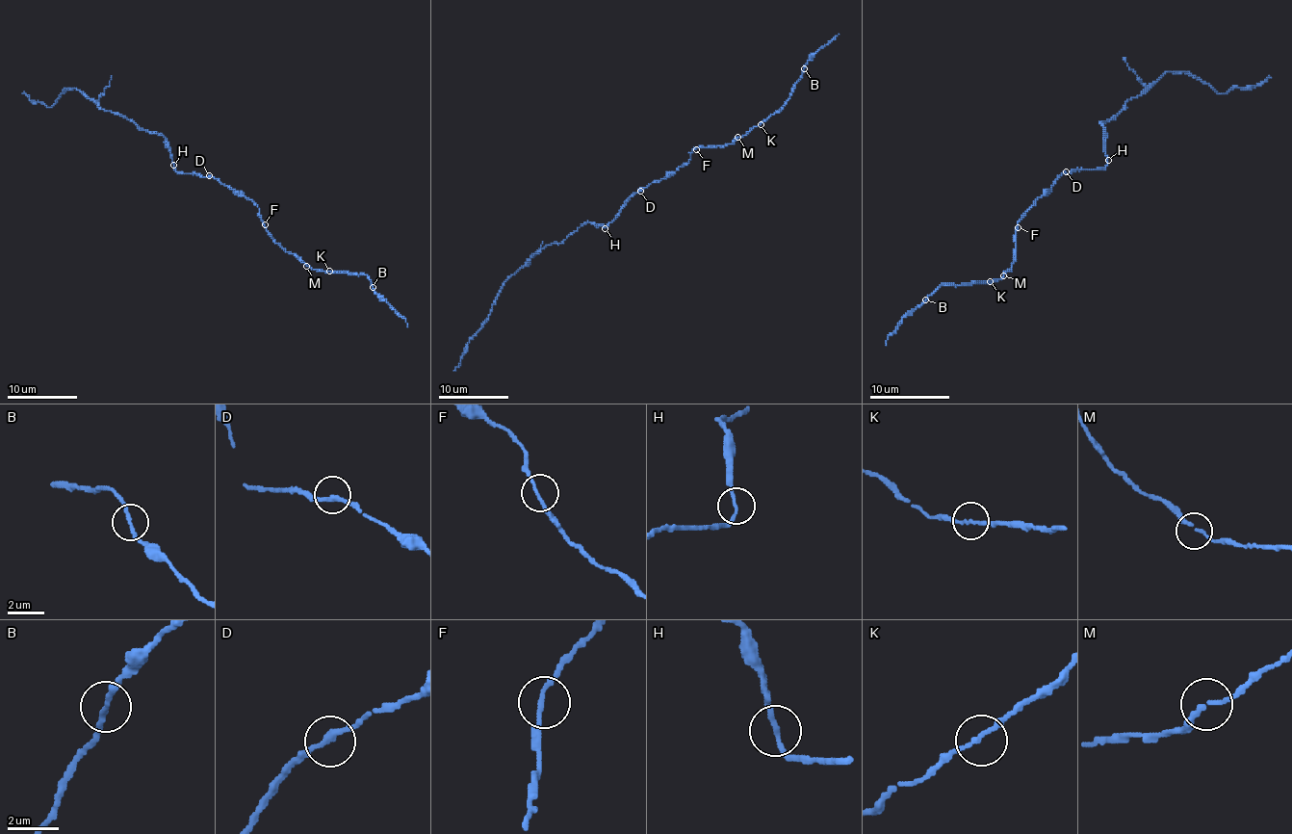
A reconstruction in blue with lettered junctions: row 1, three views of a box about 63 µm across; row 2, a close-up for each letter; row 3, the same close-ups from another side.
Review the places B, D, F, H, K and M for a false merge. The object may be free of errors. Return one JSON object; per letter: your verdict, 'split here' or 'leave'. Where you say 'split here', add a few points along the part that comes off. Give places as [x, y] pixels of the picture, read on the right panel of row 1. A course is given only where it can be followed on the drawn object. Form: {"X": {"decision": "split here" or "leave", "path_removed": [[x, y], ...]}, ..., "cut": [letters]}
{"B": {"decision": "leave"}, "D": {"decision": "leave"}, "F": {"decision": "leave"}, "H": {"decision": "leave"}, "K": {"decision": "leave"}, "M": {"decision": "leave"}, "cut": []}

